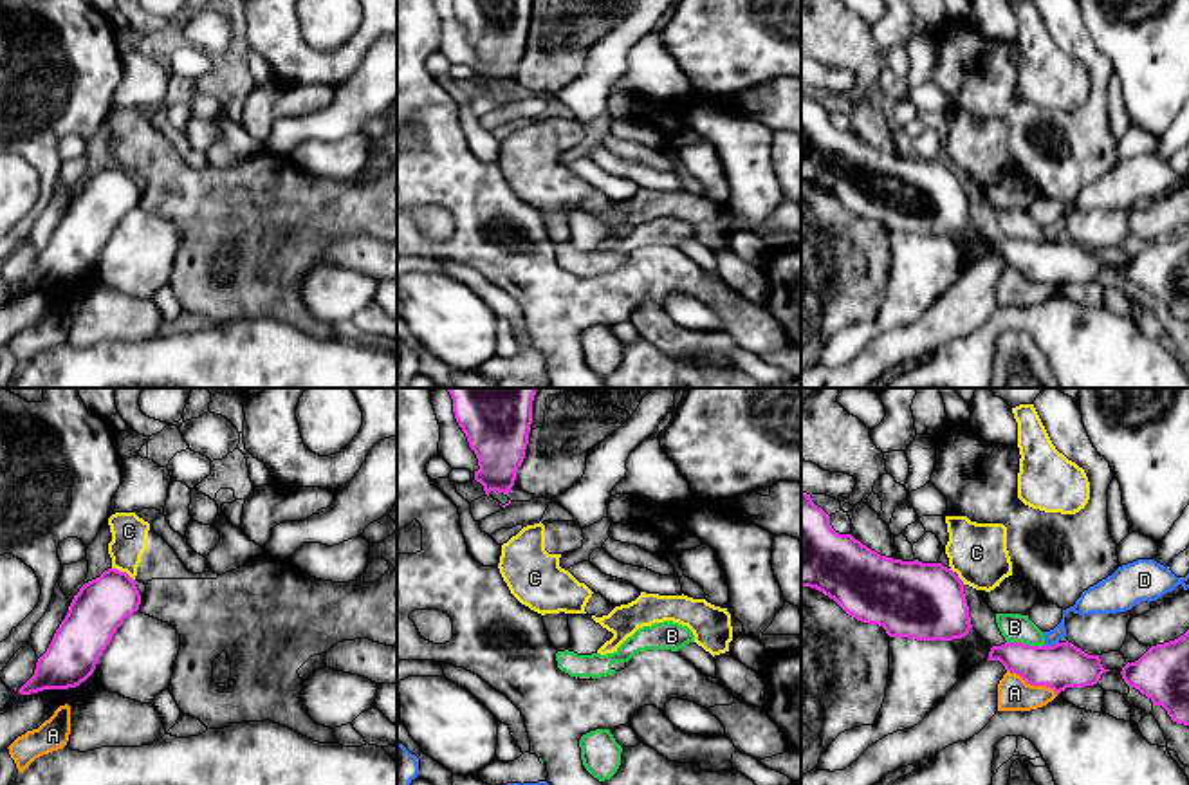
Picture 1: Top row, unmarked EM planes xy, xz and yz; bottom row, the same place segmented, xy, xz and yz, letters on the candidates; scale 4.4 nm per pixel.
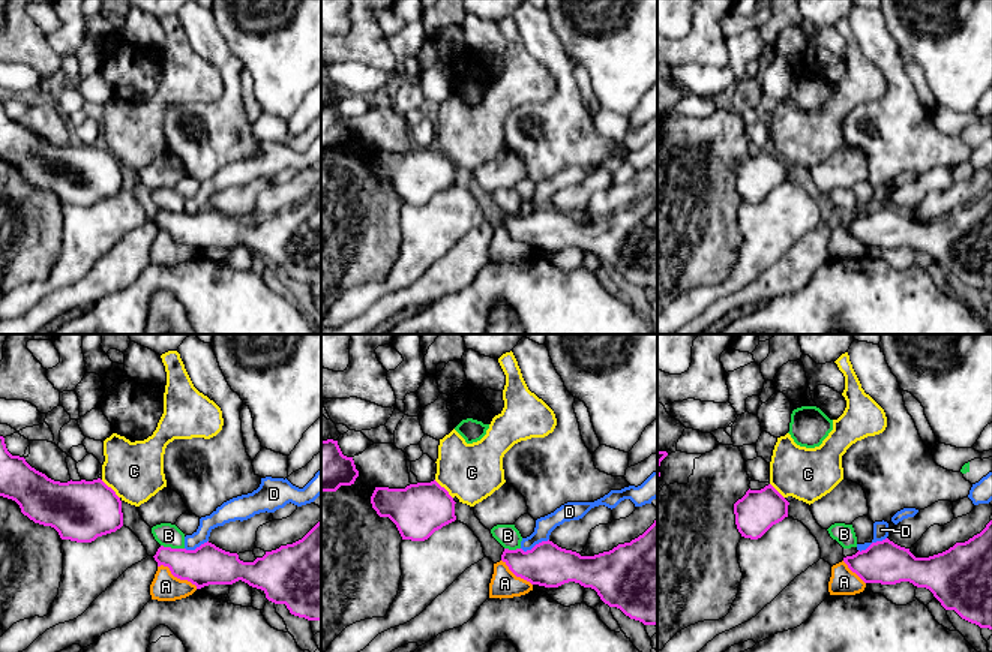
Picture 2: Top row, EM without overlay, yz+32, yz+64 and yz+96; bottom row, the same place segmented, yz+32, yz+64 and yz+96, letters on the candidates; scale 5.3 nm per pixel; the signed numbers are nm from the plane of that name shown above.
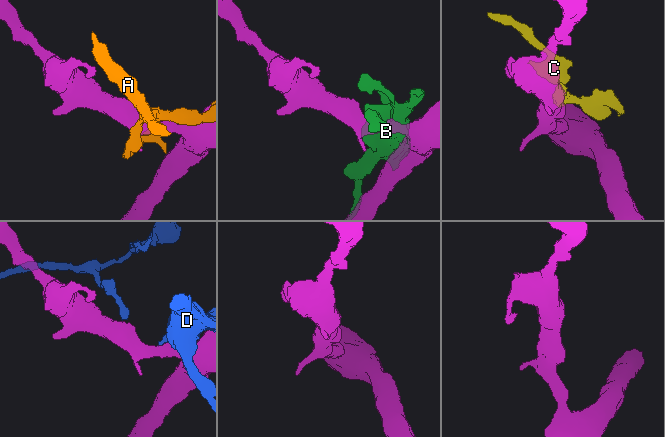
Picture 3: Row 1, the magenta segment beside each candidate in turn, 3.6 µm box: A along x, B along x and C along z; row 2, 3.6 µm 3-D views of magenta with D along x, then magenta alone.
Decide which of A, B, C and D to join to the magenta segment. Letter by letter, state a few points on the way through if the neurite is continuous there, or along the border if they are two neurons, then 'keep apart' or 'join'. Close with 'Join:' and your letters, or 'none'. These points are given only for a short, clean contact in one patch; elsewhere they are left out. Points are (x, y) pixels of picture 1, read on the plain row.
A: keep apart
B: keep apart
C: border xy (112, 163), (134, 175); keep apart
D: keep apart
Join: none

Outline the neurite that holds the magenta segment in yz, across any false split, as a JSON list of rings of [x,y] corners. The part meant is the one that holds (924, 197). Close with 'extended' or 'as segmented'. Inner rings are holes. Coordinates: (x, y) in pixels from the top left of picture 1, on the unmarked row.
[[[801,88],[801,182],[823,188],[848,211],[882,222],[889,233],[953,236],[972,224],[963,177],[951,164],[886,153],[852,130],[835,128],[830,112],[806,88]]] | as segmented

